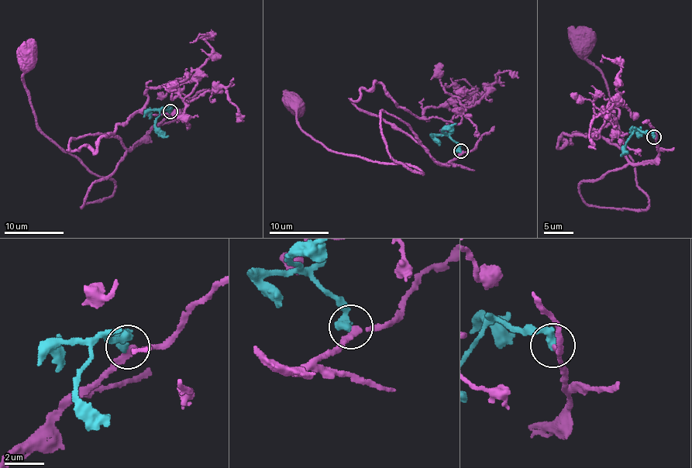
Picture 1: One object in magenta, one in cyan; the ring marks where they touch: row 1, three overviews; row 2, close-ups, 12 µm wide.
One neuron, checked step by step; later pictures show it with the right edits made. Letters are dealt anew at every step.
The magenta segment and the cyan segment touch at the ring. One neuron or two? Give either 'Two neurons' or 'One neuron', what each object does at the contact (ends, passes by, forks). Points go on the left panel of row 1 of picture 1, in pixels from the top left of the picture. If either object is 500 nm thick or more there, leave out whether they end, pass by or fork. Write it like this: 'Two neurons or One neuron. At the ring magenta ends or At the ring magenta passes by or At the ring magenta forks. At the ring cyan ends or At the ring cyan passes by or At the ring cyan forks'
Two neurons

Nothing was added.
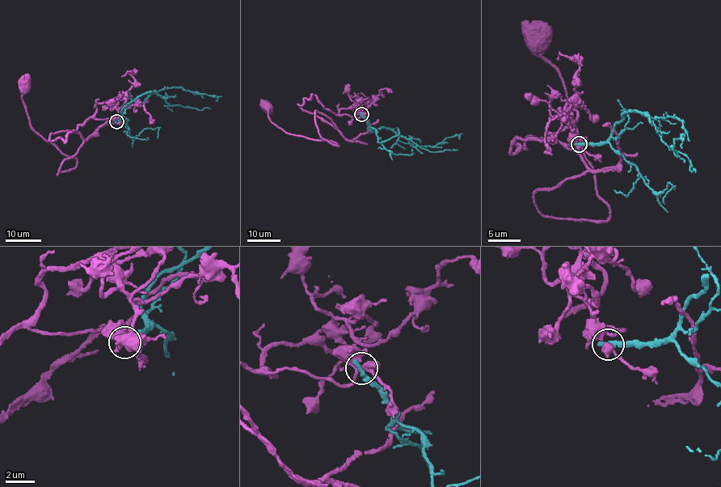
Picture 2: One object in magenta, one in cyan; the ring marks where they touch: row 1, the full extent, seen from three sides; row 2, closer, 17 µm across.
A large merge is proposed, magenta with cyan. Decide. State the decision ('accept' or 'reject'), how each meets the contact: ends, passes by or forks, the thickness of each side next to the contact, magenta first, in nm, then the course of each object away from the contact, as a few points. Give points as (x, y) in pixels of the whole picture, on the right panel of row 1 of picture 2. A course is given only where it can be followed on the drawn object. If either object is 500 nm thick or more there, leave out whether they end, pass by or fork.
reject; magenta forks there; cyan ends there; 320 nm thick on the magenta side, 400 nm on the other; magenta runs (577, 145), (568, 127), (510, 152), (566, 145), (586, 171), (535, 207), (604, 221), (539, 39); cyan runs (579, 145), (605, 141), (625, 113), (671, 116), (687, 132), (674, 140), (679, 156)

